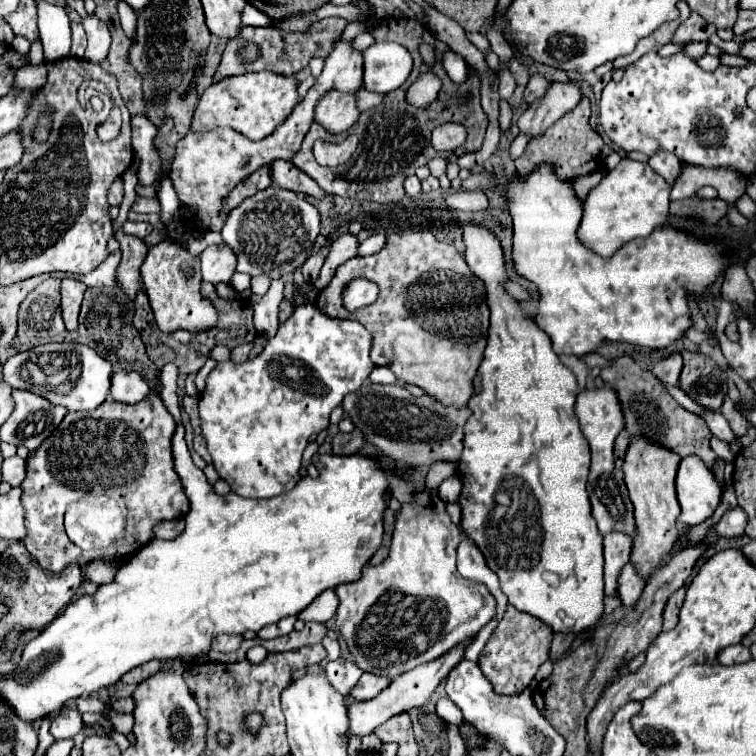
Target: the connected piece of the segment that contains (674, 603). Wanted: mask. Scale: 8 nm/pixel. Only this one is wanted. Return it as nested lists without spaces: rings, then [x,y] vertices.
[[[686,587],[674,591],[664,607],[664,625],[662,625],[662,631],[670,631],[676,623],[678,623],[678,611],[682,607],[682,601],[684,601],[684,593],[686,593]]]

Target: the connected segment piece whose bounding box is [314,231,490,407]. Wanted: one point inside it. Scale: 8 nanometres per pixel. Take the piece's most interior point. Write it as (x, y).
(437, 349)

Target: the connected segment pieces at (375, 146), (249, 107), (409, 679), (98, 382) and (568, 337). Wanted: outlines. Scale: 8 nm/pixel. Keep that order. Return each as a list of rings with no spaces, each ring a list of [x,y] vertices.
[[[384,95],[384,105],[378,105],[376,109],[370,109],[360,115],[360,119],[370,119],[370,127],[364,127],[364,159],[354,159],[344,167],[320,167],[314,161],[312,145],[316,139],[328,141],[328,133],[324,127],[318,127],[318,123],[312,123],[310,131],[306,133],[300,151],[292,157],[292,163],[302,169],[306,175],[310,175],[326,193],[350,197],[350,199],[366,199],[376,203],[396,203],[404,199],[404,179],[414,175],[414,171],[420,165],[426,165],[432,157],[438,157],[440,153],[434,151],[430,145],[430,131],[448,121],[458,121],[464,127],[468,127],[468,137],[474,137],[476,133],[476,151],[482,147],[484,133],[488,127],[488,117],[480,107],[480,95],[474,95],[470,103],[458,105],[456,99],[450,99],[448,95],[440,95],[428,109],[414,109],[404,101],[404,95]]]
[[[272,71],[244,73],[226,77],[214,85],[210,85],[192,115],[192,131],[212,131],[216,127],[230,127],[252,141],[260,141],[268,137],[280,123],[296,107],[298,99],[298,79],[286,75],[274,75]]]
[[[462,647],[462,651],[450,651],[450,655],[444,655],[442,659],[436,659],[434,663],[424,663],[422,667],[406,671],[406,675],[400,675],[398,679],[392,679],[392,683],[382,693],[378,693],[374,699],[348,701],[348,721],[350,721],[348,737],[370,735],[370,733],[374,733],[374,729],[378,725],[388,721],[392,715],[398,715],[402,711],[410,711],[414,707],[422,707],[430,699],[430,695],[438,687],[438,683],[450,673],[450,667],[454,667],[454,663],[462,661],[464,649],[466,647]]]
[[[76,345],[76,353],[82,363],[82,373],[68,395],[58,395],[46,391],[44,387],[34,387],[34,391],[38,391],[38,395],[46,397],[50,403],[64,405],[68,411],[90,411],[104,403],[110,391],[112,365],[86,345]]]
[[[540,163],[528,177],[520,177],[520,175],[514,175],[508,185],[506,185],[506,205],[508,205],[508,211],[510,211],[510,217],[512,217],[512,223],[514,223],[514,239],[512,239],[512,261],[514,261],[514,271],[528,279],[530,283],[536,285],[538,289],[538,297],[540,297],[540,305],[538,305],[538,313],[532,315],[532,321],[552,339],[554,343],[554,353],[556,355],[576,355],[576,357],[584,357],[584,355],[590,355],[590,353],[596,353],[598,347],[606,341],[622,341],[622,343],[632,343],[632,345],[638,345],[638,347],[646,347],[646,349],[664,349],[668,345],[672,345],[674,341],[682,339],[684,333],[692,327],[692,313],[690,313],[690,307],[688,307],[688,297],[694,297],[696,301],[704,297],[704,291],[708,287],[712,287],[716,283],[716,279],[720,277],[722,271],[726,271],[730,265],[736,265],[736,263],[746,263],[750,257],[752,257],[752,249],[750,247],[728,247],[724,245],[722,241],[718,239],[700,239],[688,231],[680,231],[676,227],[670,227],[670,225],[660,225],[656,227],[648,237],[644,239],[634,239],[630,243],[626,243],[624,247],[620,247],[612,257],[604,259],[600,257],[598,253],[594,253],[592,249],[588,249],[586,245],[582,245],[582,241],[578,239],[576,231],[578,231],[578,225],[580,225],[580,219],[582,219],[582,201],[576,197],[576,191],[574,191],[574,185],[572,181],[562,181],[558,179],[558,175],[554,173],[554,167],[552,163]]]

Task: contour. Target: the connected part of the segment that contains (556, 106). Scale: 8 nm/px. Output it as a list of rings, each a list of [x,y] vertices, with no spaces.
[[[552,83],[546,95],[534,101],[526,109],[526,113],[518,119],[518,127],[522,133],[532,133],[532,137],[538,137],[564,113],[572,111],[580,103],[580,99],[582,99],[582,89],[578,85]]]

